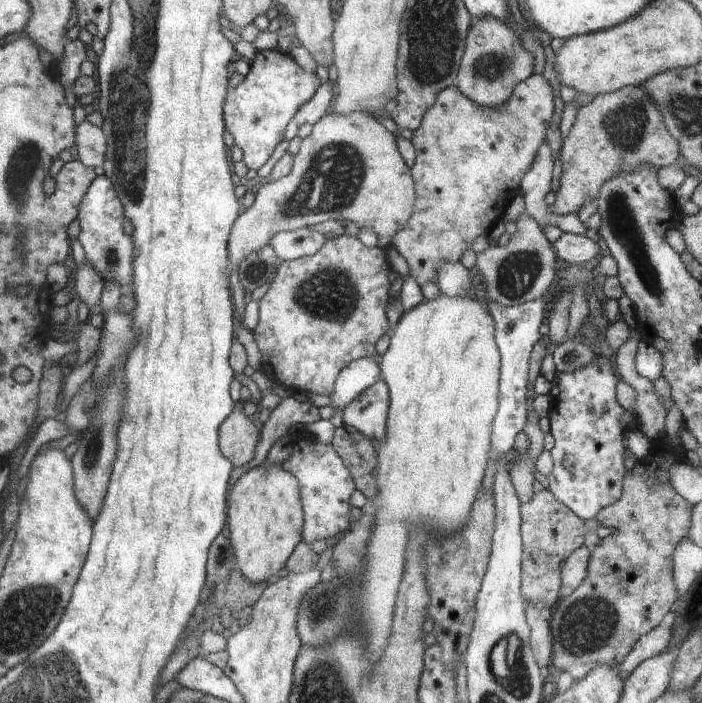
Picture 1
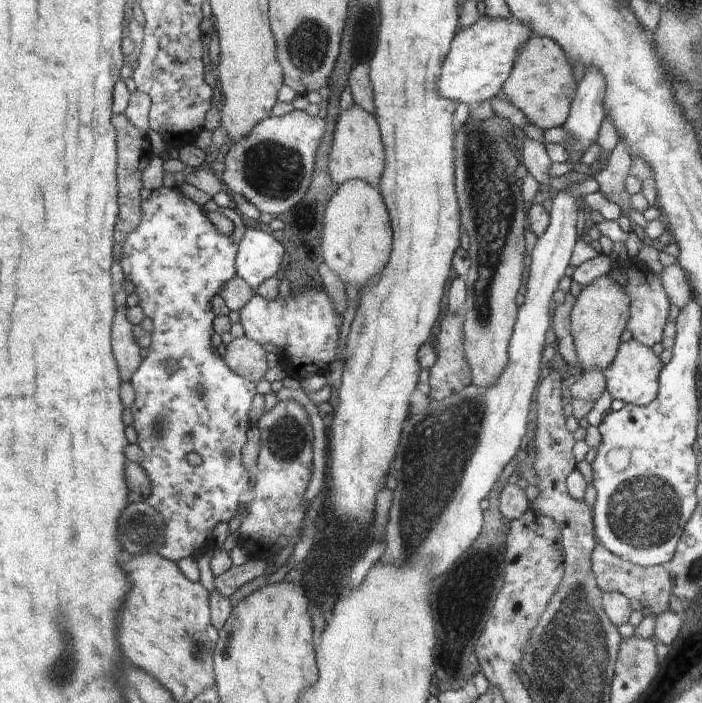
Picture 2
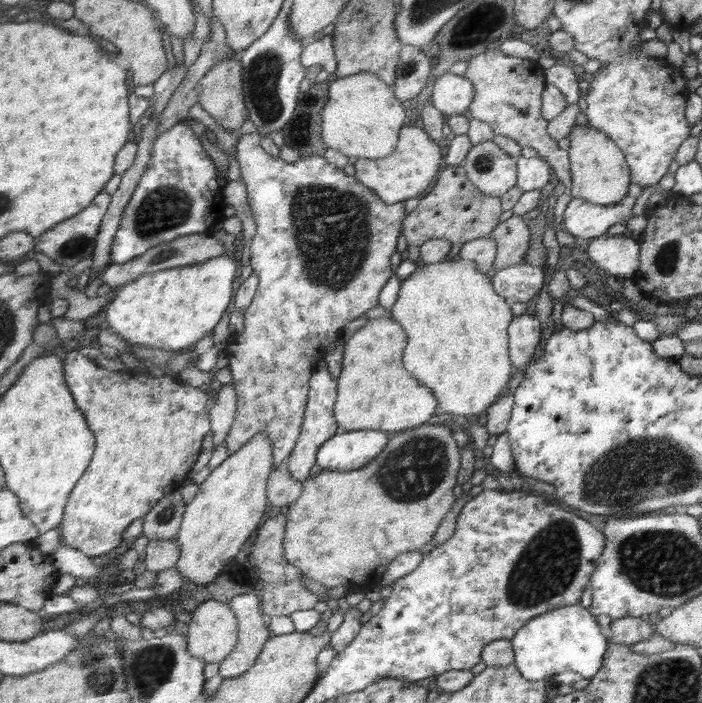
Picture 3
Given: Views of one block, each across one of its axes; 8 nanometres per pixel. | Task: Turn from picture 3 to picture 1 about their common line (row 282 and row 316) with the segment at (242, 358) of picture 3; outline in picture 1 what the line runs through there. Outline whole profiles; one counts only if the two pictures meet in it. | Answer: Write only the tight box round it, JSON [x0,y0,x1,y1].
[252,234,394,396]

